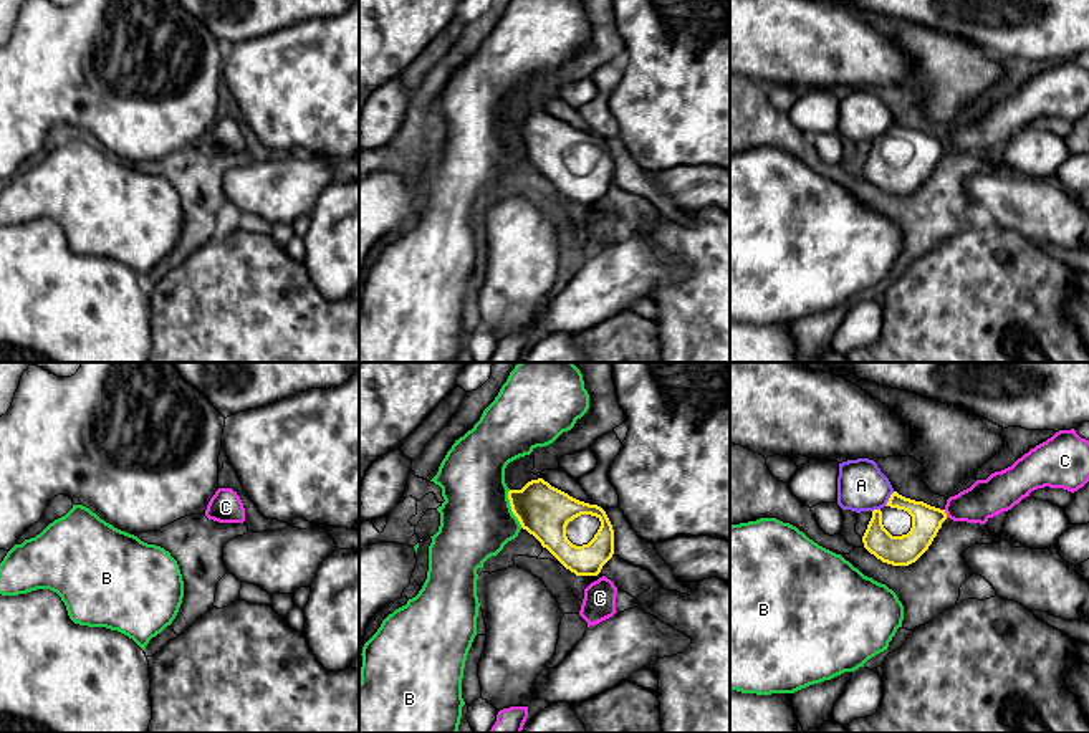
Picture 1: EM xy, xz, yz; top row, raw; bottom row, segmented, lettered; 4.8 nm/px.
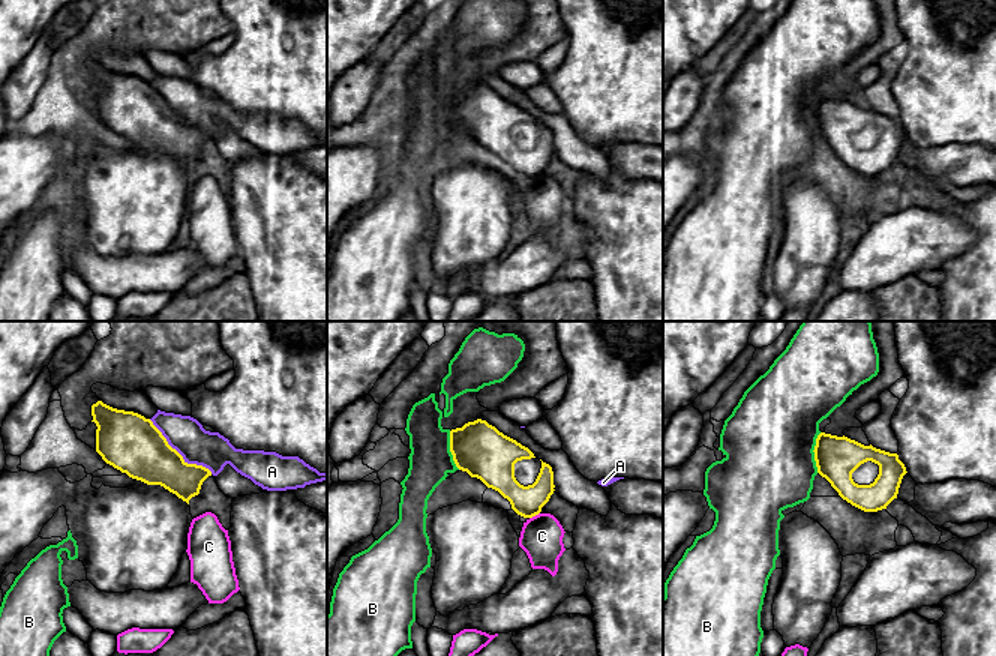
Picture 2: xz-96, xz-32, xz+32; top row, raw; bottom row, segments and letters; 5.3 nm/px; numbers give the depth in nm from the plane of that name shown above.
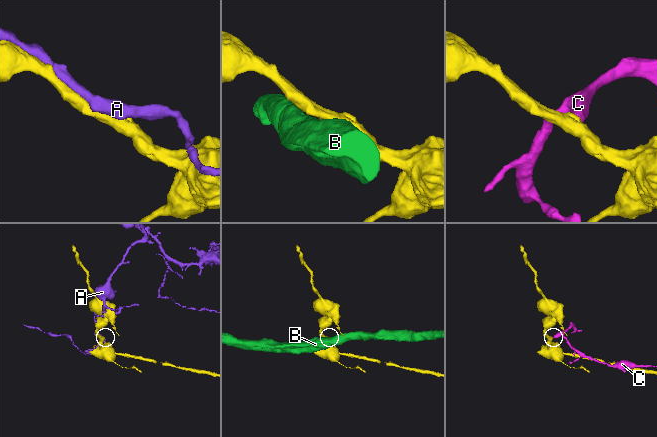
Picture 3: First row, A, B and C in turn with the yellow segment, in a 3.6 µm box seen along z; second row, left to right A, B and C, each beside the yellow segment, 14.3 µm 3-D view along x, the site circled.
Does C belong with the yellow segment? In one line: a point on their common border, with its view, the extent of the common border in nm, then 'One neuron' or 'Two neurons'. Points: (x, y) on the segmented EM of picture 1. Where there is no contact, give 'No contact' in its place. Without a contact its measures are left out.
Touches yellow at yz (945, 513). Shared border 40 nm. Two neurons

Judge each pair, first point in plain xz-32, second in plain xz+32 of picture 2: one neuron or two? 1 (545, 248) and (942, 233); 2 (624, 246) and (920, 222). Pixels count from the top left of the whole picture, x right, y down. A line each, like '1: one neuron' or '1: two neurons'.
1: one neuron
2: two neurons

